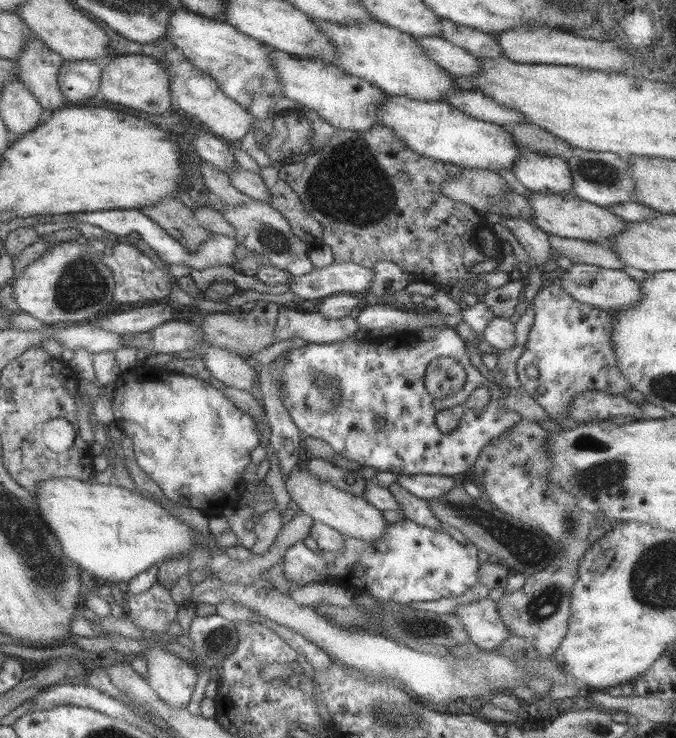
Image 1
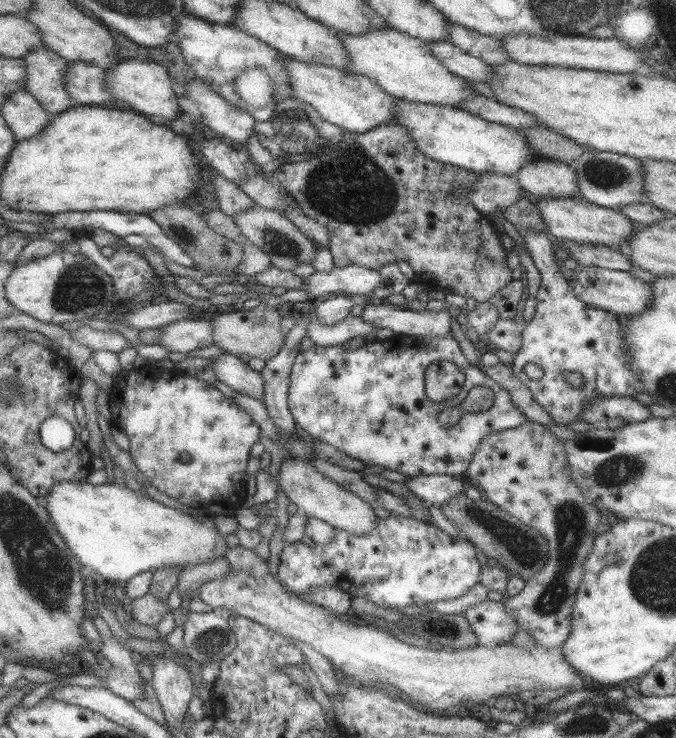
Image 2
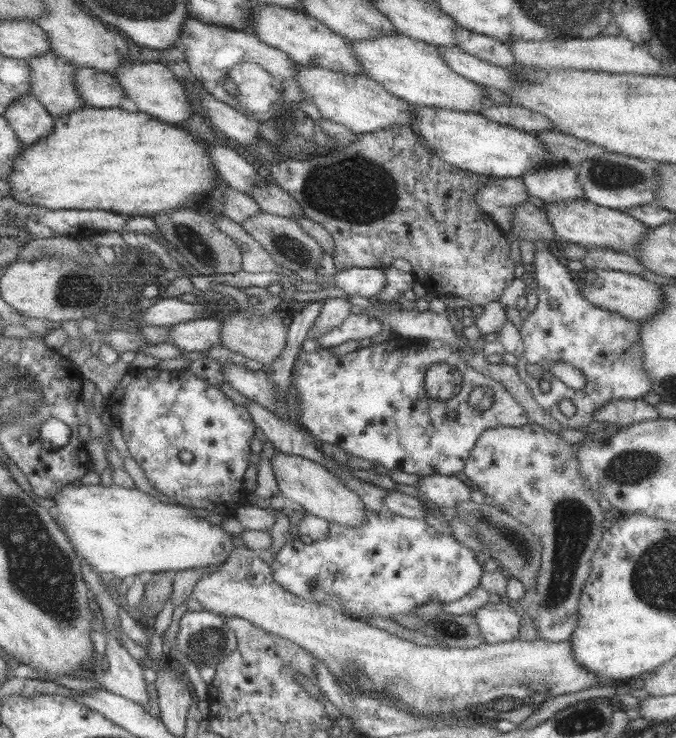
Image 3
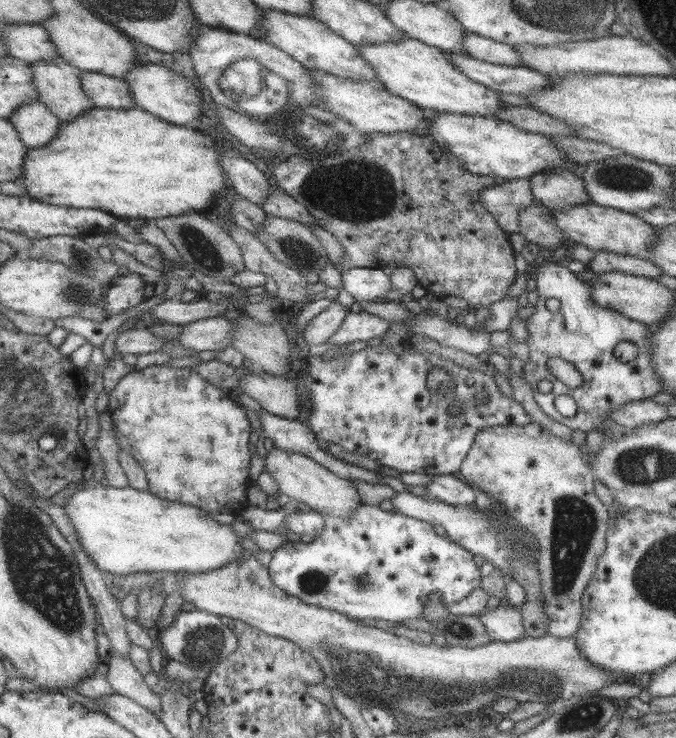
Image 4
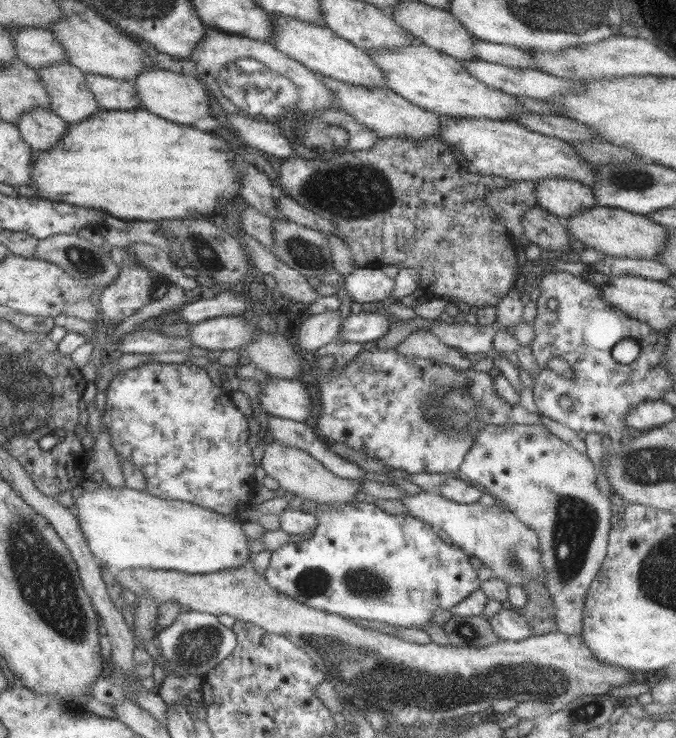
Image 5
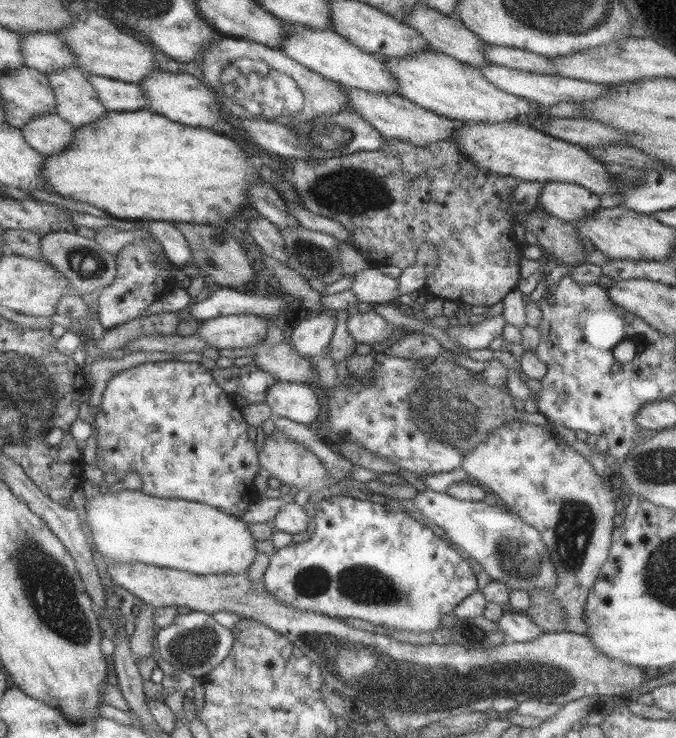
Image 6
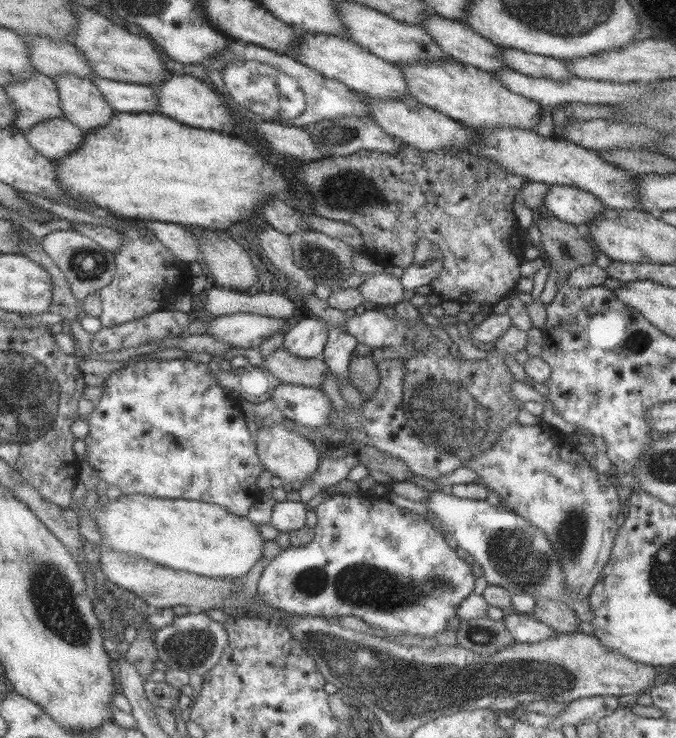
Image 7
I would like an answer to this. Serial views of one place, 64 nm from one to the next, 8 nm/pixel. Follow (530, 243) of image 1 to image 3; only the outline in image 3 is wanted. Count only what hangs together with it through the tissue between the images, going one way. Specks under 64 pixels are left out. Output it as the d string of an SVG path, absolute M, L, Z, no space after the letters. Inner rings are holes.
M533 242L533 270L535 270L535 296L537 308L521 324L523 354L515 360L515 372L519 380L533 392L533 400L547 410L563 428L579 428L593 422L595 410L599 410L609 400L641 400L651 392L651 384L641 368L641 342L639 342L639 322L621 318L619 314L605 312L587 304L579 292L577 282L569 276L569 268L561 264L561 258L555 254L553 244ZM553 362L563 362L585 376L585 388L573 390L559 382L545 370L545 376L533 378L525 372L527 364L537 364L547 368ZM539 382L547 382L549 390L541 392ZM559 400L571 400L575 414L571 418L559 412Z

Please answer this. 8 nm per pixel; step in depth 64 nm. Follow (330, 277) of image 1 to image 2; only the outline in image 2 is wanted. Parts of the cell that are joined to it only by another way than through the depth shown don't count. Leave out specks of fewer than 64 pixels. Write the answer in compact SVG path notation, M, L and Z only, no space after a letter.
M349 264L343 268L333 266L329 272L313 272L309 278L301 278L299 290L305 294L305 300L319 302L327 296L335 296L337 292L345 296L371 298L377 286L379 286L377 270Z

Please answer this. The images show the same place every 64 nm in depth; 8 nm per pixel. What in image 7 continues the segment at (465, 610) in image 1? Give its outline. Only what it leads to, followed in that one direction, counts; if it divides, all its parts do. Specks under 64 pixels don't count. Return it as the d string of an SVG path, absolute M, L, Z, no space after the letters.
M509 614L501 618L507 632L511 634L513 642L519 644L535 644L541 642L553 634L557 634L553 628L547 628L547 624L541 624L539 620L535 620L531 614Z

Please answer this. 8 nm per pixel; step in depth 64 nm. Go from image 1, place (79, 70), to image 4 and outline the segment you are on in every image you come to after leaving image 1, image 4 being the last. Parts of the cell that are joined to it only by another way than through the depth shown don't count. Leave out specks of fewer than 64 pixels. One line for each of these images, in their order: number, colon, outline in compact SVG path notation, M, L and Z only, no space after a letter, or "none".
2: M69 62L63 88L69 92L71 106L101 106L113 104L113 98L105 90L105 70L89 62Z
3: M75 66L75 90L85 106L93 108L123 108L127 106L125 92L117 84L117 80L95 68L79 68Z
4: M81 72L81 90L89 96L95 108L113 108L113 110L129 110L133 108L133 96L125 80L111 78L97 72Z

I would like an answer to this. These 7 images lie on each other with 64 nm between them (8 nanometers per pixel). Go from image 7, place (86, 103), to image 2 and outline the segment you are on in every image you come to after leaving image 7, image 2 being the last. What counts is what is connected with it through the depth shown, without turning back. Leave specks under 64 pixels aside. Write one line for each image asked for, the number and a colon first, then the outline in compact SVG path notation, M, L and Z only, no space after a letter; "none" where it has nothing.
2: M47 46L31 48L25 60L25 90L47 110L51 116L71 108L69 92L63 88L63 76L69 60L61 58Z
3: M45 52L41 56L29 58L27 62L31 76L29 94L33 94L53 118L83 106L83 100L79 98L73 84L77 68L69 60L53 52Z
4: M47 58L47 60L37 60L31 62L31 78L35 84L35 92L37 92L37 102L45 104L49 108L49 112L53 116L57 116L59 120L73 120L79 114L95 108L95 104L89 100L87 94L83 94L81 90L81 70L75 68L73 64L69 64L63 58Z
5: M67 60L35 70L49 96L49 110L67 124L81 122L85 120L85 116L99 112L93 92L89 92L85 84L85 72L81 72Z
6: M57 68L45 72L55 94L55 114L59 114L73 128L99 120L107 108L97 100L97 90L89 84L81 68Z

